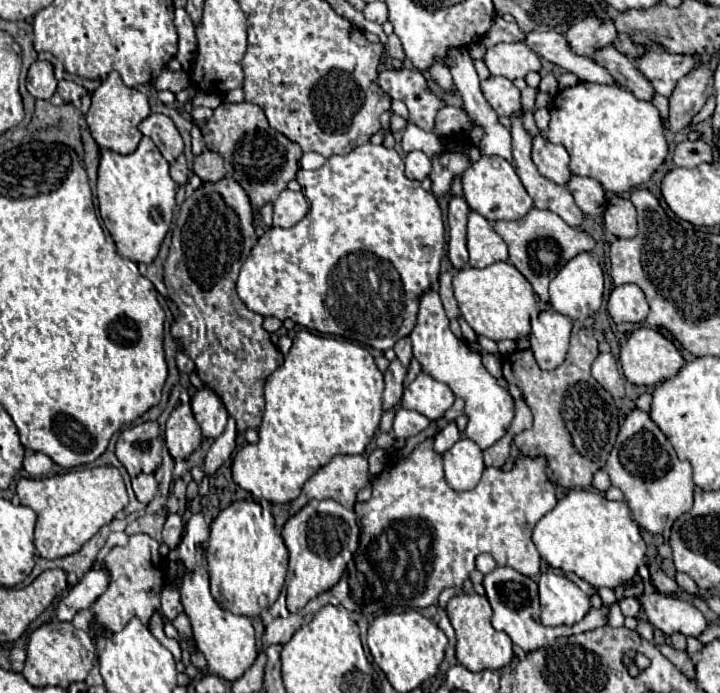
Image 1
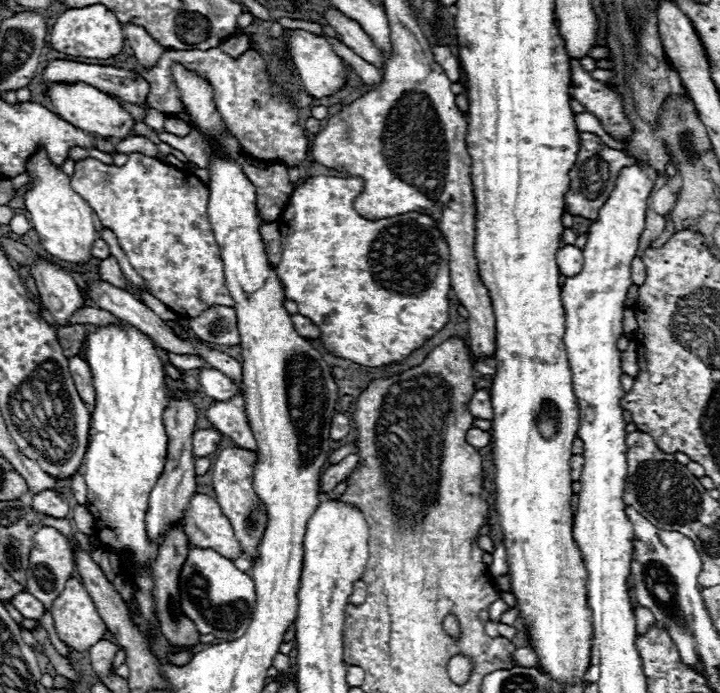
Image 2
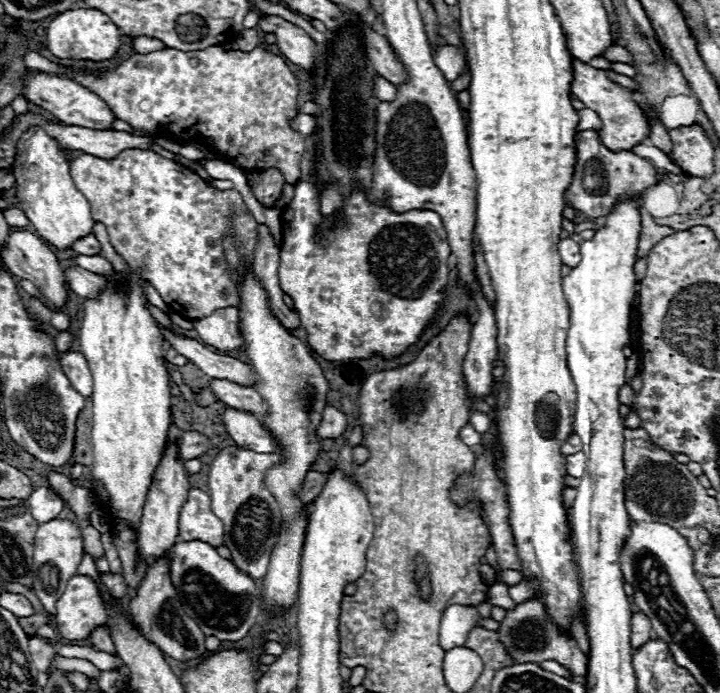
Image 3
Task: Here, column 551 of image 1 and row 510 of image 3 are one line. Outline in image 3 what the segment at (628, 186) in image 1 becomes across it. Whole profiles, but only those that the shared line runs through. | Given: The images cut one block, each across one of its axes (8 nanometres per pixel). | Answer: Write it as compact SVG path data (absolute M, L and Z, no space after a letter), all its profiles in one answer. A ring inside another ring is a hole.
M128 270L126 272L126 278L120 274L120 272L112 272L112 276L108 274L100 274L102 278L106 278L110 282L110 286L106 290L102 290L98 294L98 298L86 298L84 304L82 304L82 324L78 328L78 344L80 344L80 352L84 354L84 358L88 360L88 366L90 366L90 372L92 372L92 378L94 378L94 388L92 388L92 418L94 418L94 426L92 426L92 452L94 452L94 460L92 460L92 476L102 480L104 486L108 488L108 494L112 498L112 506L106 506L106 512L110 518L116 518L116 516L122 516L126 520L132 522L132 526L136 528L138 522L140 522L140 516L142 516L142 506L144 506L144 500L146 500L146 492L148 492L148 486L154 478L154 472L162 460L162 454L164 454L164 446L166 446L166 436L168 436L168 428L172 424L172 394L170 394L170 376L166 372L166 366L164 366L164 340L162 340L162 334L160 334L160 328L158 328L158 322L154 320L154 316L150 314L148 310L148 298L144 296L144 290L142 286L146 284L146 280L136 274L134 270Z

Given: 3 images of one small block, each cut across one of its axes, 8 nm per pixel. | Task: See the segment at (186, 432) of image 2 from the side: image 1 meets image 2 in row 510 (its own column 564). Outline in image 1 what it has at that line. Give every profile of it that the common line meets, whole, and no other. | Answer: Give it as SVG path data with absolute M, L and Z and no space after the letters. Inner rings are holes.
M536 136L532 140L532 162L538 172L556 184L566 184L570 180L570 156L564 146L556 146L548 142L544 136Z

